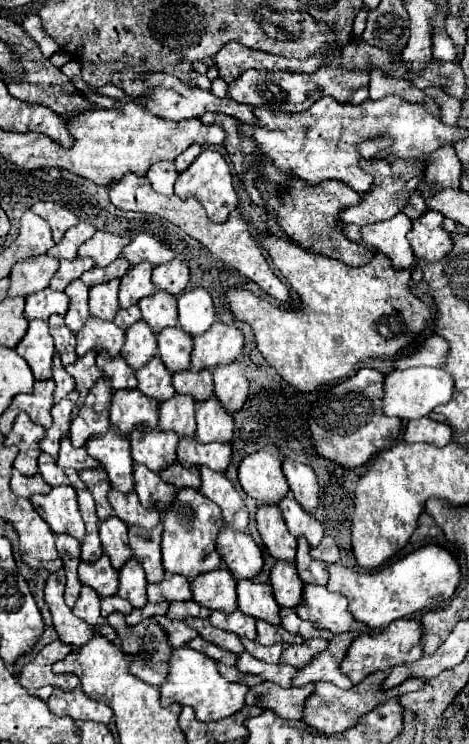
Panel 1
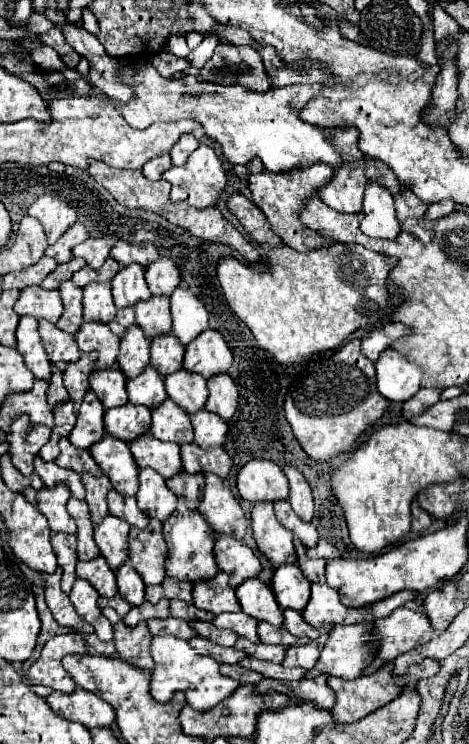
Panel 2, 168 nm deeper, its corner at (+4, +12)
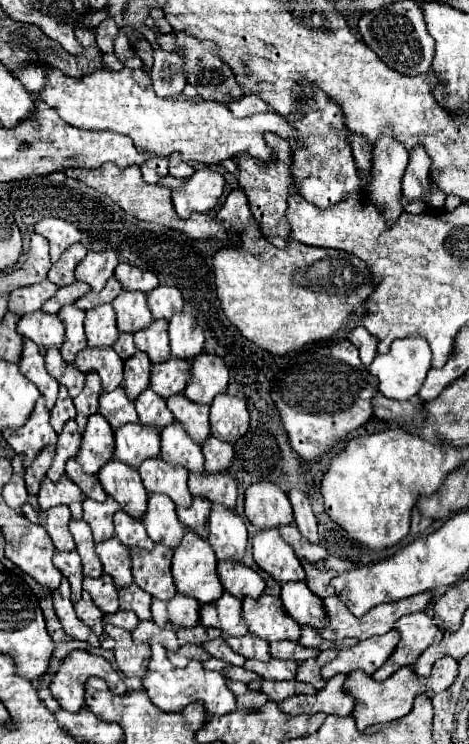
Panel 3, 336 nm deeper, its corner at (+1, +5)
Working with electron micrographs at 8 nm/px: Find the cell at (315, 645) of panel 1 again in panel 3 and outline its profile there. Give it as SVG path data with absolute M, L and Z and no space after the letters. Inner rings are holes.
M327 649L327 651L321 651L315 659L307 659L303 663L299 663L299 669L297 669L297 675L295 679L297 681L305 681L305 683L311 683L315 689L323 689L325 687L325 681L321 679L321 667L335 657L335 649Z

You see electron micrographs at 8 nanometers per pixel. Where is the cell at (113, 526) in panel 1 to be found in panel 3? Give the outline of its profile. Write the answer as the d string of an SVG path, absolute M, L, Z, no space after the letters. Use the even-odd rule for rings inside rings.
M117 535L97 543L95 547L105 573L109 573L113 577L113 583L117 587L125 587L133 581L131 575L131 557L129 557L129 547L125 547Z

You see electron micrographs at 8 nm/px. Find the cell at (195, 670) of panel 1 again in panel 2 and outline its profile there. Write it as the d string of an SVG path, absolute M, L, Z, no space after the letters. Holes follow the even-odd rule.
M156 636L150 642L150 654L154 658L154 670L150 674L150 694L158 702L168 702L174 692L182 690L186 694L188 704L194 710L210 710L216 704L230 698L240 686L236 680L230 680L218 672L218 662L196 654L188 642L176 640L174 636Z

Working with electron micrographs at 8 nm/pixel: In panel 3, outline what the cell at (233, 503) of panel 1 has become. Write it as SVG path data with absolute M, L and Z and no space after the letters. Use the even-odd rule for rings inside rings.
M213 503L207 541L219 561L241 561L247 547L247 527L233 509Z

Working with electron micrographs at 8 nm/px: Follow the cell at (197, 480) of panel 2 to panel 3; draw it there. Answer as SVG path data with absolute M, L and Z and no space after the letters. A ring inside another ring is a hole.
M193 497L193 503L189 507L177 507L179 521L185 527L191 527L195 533L199 533L203 539L207 539L207 515L211 511L211 501L205 497Z

